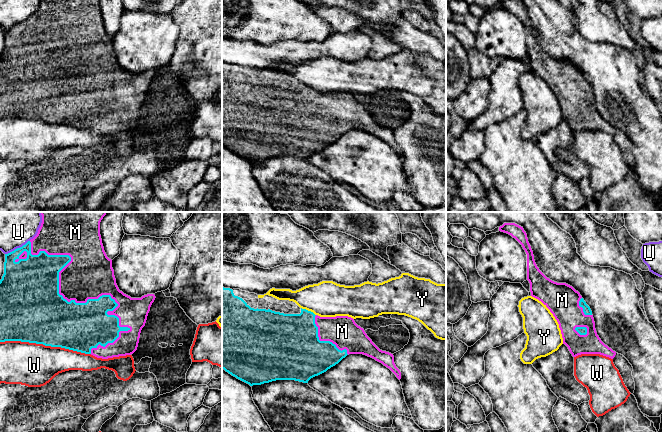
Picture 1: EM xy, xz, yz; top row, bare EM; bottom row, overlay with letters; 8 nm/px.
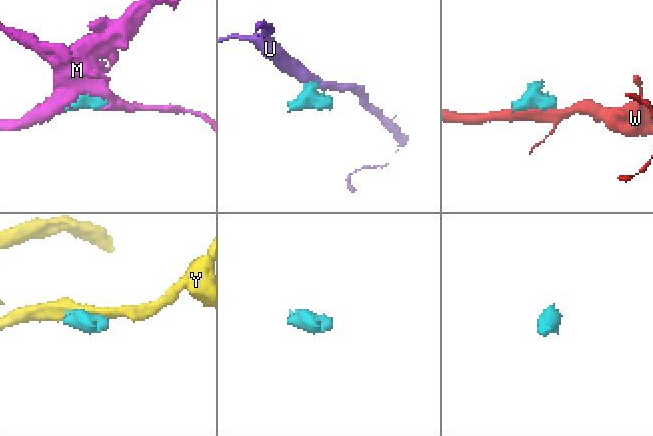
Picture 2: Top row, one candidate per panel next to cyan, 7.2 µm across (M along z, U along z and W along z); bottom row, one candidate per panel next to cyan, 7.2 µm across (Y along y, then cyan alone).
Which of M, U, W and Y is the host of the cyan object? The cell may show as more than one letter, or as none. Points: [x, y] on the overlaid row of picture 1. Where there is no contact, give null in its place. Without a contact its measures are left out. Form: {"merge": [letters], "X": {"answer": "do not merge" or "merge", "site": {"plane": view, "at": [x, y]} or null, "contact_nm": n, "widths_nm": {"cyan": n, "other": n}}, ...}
{"merge": ["M"], "M": {"answer": "merge", "site": {"plane": "xy", "at": [65, 299]}, "contact_nm": 1050, "widths_nm": {"cyan": 460, "other": 360}}, "U": {"answer": "do not merge", "site": {"plane": "xy", "at": [17, 248]}, "contact_nm": 240, "widths_nm": {"cyan": 300, "other": 340}}, "W": {"answer": "do not merge", "site": {"plane": "xy", "at": [45, 345]}, "contact_nm": 750, "widths_nm": {"cyan": 460, "other": 360}}, "Y": {"answer": "do not merge", "site": {"plane": "xz", "at": [307, 310]}, "contact_nm": 140, "widths_nm": {"cyan": 380, "other": 280}}}

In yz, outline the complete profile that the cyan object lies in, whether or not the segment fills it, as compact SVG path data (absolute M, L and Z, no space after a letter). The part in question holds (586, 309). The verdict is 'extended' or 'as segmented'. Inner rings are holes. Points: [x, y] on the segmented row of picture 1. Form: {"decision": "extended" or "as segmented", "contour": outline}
{"decision": "extended", "contour": "M504 223L499 231L511 235L525 250L531 296L541 301L553 314L559 324L563 344L572 356L600 354L613 359L616 352L597 335L592 311L580 293L566 283L550 280L539 270L523 227Z"}

